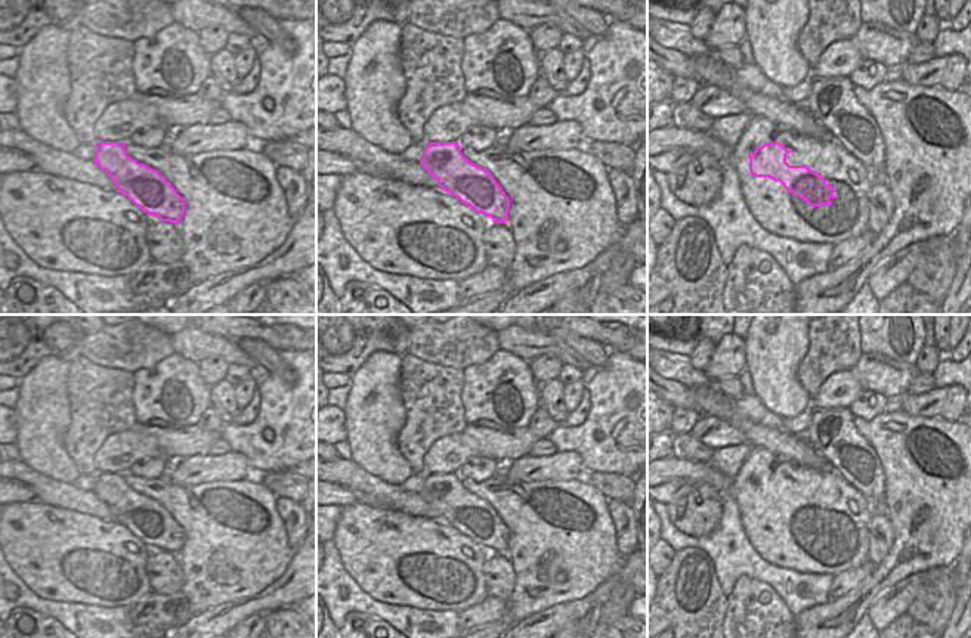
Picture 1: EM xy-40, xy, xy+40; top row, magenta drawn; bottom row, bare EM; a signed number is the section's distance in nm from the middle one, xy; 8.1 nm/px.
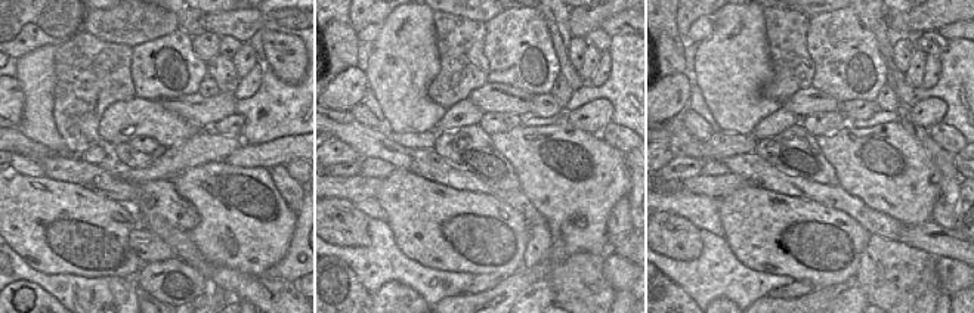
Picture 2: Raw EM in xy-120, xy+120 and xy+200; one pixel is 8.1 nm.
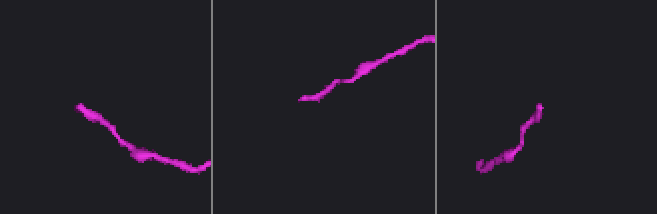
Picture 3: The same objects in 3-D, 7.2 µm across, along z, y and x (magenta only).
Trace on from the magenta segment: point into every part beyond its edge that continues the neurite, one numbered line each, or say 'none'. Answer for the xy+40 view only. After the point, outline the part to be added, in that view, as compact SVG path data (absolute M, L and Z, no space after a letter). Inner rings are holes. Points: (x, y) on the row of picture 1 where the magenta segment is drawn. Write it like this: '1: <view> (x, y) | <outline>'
1: xy+40 (820, 157) | M786 133L777 142L782 143L801 162L804 162L810 170L820 174L823 179L826 179L825 173L826 171L829 173L829 168L834 164L848 165L845 160L847 152L831 140L828 140L825 146L822 143L819 143L816 148L805 145L804 148L800 148L798 151L792 149L791 140L786 137Z

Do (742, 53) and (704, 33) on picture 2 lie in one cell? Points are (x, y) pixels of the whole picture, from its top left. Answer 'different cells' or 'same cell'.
different cells

